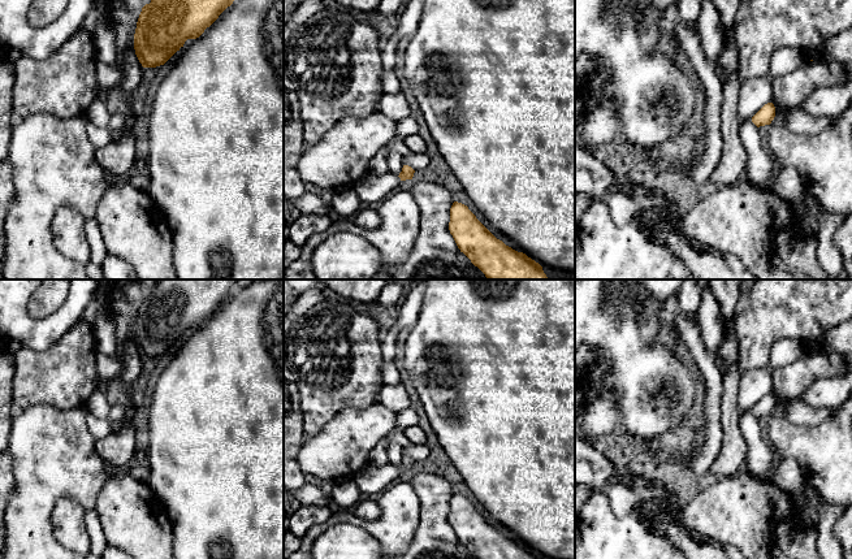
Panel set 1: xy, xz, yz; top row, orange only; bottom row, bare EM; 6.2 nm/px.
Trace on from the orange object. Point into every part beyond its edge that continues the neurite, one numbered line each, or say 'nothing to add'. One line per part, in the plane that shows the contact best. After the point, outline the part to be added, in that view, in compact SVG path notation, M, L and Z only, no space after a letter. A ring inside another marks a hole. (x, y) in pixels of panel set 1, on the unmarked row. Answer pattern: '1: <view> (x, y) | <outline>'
nothing to add

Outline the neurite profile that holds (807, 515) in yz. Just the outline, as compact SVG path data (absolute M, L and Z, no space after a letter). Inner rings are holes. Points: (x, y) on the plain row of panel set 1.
M795 498L795 504L797 508L797 521L801 525L817 528L819 523L819 514L816 508L804 498Z

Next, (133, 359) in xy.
M131 335L129 346L125 348L124 370L120 372L122 382L126 387L135 386L135 382L142 372L142 361L143 358L135 346L134 335Z

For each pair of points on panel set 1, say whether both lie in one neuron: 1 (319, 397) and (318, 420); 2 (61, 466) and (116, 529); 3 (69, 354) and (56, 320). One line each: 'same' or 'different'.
1: same
2: different
3: different

